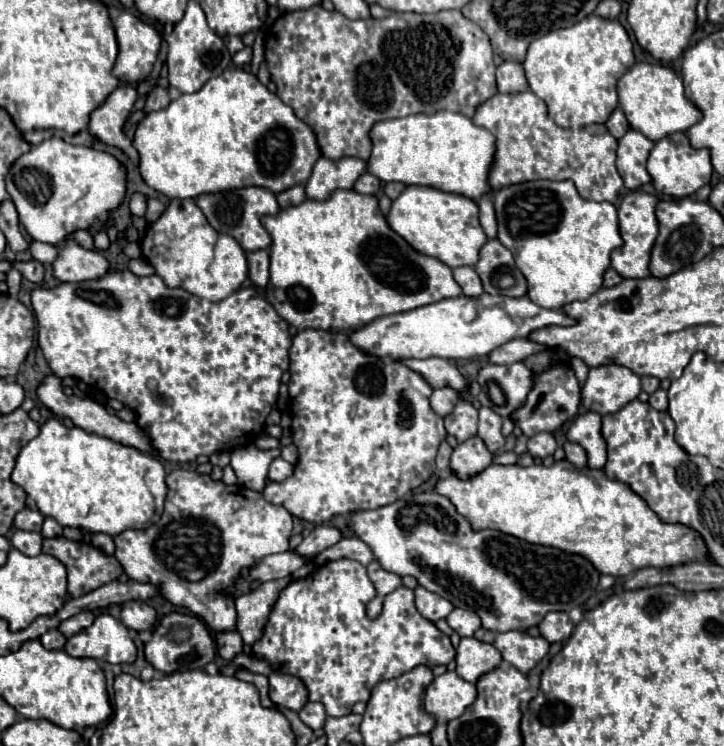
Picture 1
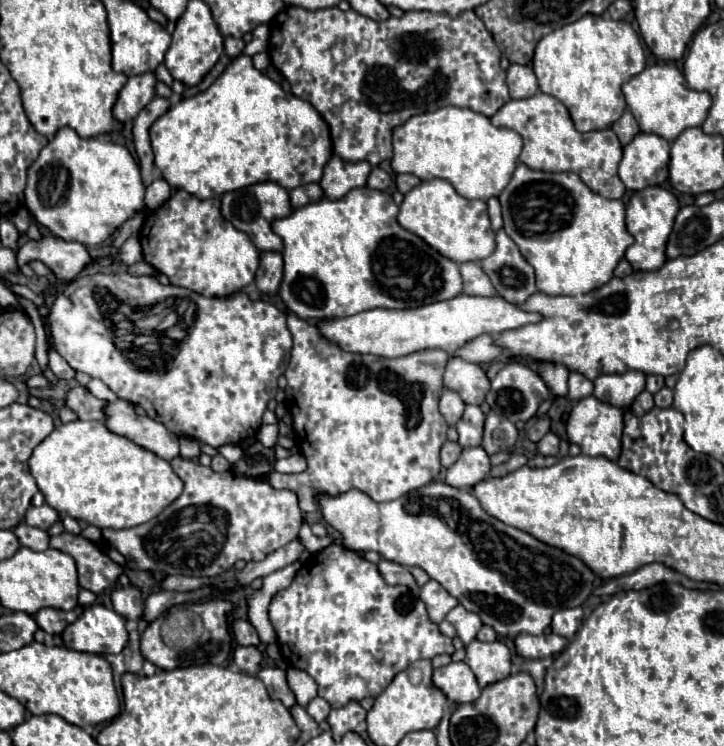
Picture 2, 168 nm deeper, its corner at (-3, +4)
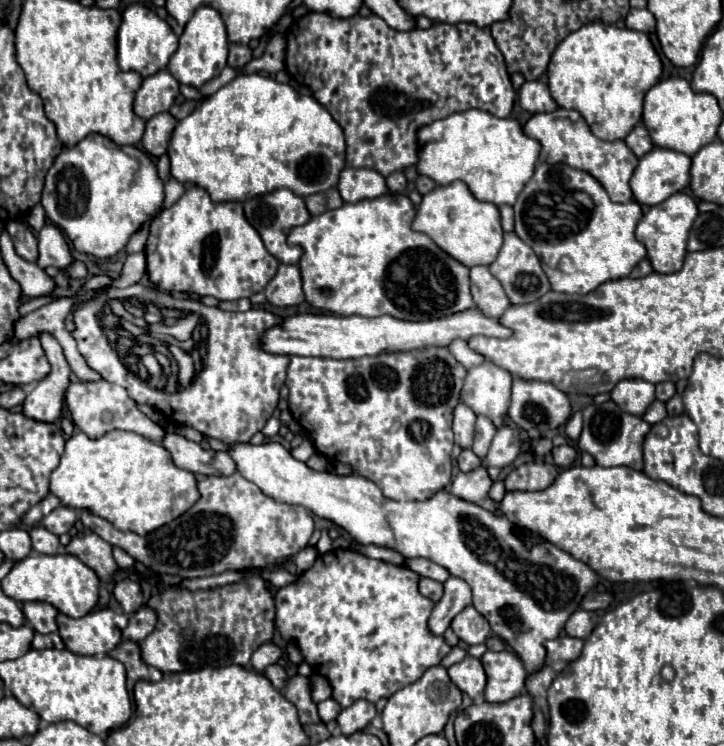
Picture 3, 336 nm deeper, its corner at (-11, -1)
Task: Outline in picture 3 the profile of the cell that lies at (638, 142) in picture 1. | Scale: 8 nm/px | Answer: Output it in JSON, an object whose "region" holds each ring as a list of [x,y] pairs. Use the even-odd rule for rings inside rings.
{"region":[[[656,146],[652,152],[640,158],[630,180],[636,202],[656,206],[668,196],[684,190],[690,180],[690,166],[690,156]]]}

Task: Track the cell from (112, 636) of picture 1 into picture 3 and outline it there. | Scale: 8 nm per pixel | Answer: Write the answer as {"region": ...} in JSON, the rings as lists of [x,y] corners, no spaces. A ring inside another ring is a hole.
{"region":[[[96,608],[82,618],[58,614],[56,622],[58,634],[70,652],[100,656],[120,644],[128,616],[116,614],[110,608]]]}

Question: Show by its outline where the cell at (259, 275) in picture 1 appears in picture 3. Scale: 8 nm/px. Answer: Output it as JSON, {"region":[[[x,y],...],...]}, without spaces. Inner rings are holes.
{"region":[[[280,264],[264,294],[272,306],[296,306],[304,302],[300,268],[296,264]]]}

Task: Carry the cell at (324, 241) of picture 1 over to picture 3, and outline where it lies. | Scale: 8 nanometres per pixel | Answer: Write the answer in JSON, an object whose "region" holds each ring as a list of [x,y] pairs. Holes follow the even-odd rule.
{"region":[[[386,194],[386,196],[380,196],[380,198],[372,198],[372,200],[360,200],[360,202],[354,202],[354,204],[344,204],[336,210],[328,210],[320,216],[312,216],[310,222],[306,222],[304,226],[298,226],[294,228],[290,234],[288,234],[288,244],[290,246],[302,246],[304,248],[304,254],[302,254],[302,260],[300,260],[300,272],[302,272],[302,282],[304,282],[304,294],[306,294],[306,300],[314,306],[314,308],[320,308],[320,310],[326,310],[326,312],[332,312],[332,314],[340,314],[340,316],[352,316],[352,314],[358,314],[358,316],[366,316],[366,318],[374,318],[374,316],[394,316],[398,320],[432,320],[432,318],[440,318],[440,316],[450,316],[450,314],[456,314],[456,312],[464,312],[468,308],[472,308],[472,294],[470,294],[470,270],[460,264],[458,260],[454,260],[452,256],[448,256],[444,250],[440,250],[432,238],[428,238],[426,234],[422,232],[414,232],[410,228],[412,224],[412,218],[416,216],[416,206],[410,202],[408,196],[402,194],[402,202],[398,202],[392,194]]]}

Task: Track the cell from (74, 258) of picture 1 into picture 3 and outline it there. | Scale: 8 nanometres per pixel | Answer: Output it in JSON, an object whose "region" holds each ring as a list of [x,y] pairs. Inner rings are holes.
{"region":[[[46,224],[38,232],[38,248],[40,248],[40,258],[38,264],[42,268],[46,266],[56,266],[56,268],[66,268],[72,262],[70,248],[66,248],[66,240],[54,224]]]}

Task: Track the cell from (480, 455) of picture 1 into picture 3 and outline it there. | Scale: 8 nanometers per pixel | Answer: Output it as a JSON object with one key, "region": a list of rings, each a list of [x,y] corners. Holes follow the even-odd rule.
{"region":[[[480,466],[476,470],[472,470],[472,472],[458,472],[454,482],[452,482],[450,492],[454,496],[460,496],[462,500],[480,502],[482,498],[488,496],[490,486],[492,486],[492,480],[490,480],[486,468]]]}

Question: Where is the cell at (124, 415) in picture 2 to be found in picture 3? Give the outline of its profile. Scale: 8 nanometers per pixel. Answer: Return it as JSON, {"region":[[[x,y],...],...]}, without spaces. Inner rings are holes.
{"region":[[[166,434],[162,446],[172,454],[172,460],[178,468],[195,475],[230,476],[232,472],[236,472],[236,464],[228,452],[204,450],[200,444],[180,434]]]}

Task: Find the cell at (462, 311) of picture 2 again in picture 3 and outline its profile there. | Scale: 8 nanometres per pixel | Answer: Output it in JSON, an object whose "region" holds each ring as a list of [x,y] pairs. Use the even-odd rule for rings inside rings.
{"region":[[[478,308],[458,312],[452,316],[424,320],[424,322],[406,322],[392,316],[364,318],[364,316],[334,316],[334,314],[294,314],[282,320],[282,324],[268,328],[260,346],[270,354],[284,356],[322,356],[322,358],[362,358],[376,356],[380,352],[406,352],[422,346],[448,346],[454,338],[468,340],[472,336],[494,336],[506,338],[512,332],[498,324],[494,318],[484,316]]]}

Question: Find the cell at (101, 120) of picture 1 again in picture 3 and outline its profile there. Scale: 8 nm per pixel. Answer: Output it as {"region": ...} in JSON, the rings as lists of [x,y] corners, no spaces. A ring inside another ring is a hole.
{"region":[[[160,70],[144,78],[140,90],[136,92],[134,112],[140,118],[150,120],[160,112],[168,112],[178,94],[180,94],[180,82],[168,70]]]}

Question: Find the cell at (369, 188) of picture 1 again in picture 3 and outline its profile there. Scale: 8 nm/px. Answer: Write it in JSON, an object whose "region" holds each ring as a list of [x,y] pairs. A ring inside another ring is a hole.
{"region":[[[394,172],[394,174],[390,174],[390,176],[386,178],[386,182],[388,182],[388,188],[390,188],[392,194],[406,190],[406,176],[404,176],[404,172]]]}

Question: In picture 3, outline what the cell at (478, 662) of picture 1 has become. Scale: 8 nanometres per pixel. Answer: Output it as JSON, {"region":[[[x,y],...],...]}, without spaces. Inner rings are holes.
{"region":[[[486,652],[482,656],[482,664],[488,676],[488,684],[484,690],[486,702],[504,702],[516,698],[524,690],[526,670],[520,658],[514,652]]]}

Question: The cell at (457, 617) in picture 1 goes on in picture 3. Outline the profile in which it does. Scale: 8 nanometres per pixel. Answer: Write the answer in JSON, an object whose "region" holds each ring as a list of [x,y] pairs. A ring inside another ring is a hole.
{"region":[[[474,606],[464,608],[464,610],[452,620],[450,628],[454,630],[454,634],[456,634],[462,642],[466,642],[466,644],[470,644],[470,646],[472,646],[472,644],[482,644],[482,642],[488,638],[488,634],[490,634],[490,624],[488,624],[488,620],[486,620],[480,612],[476,612]]]}

